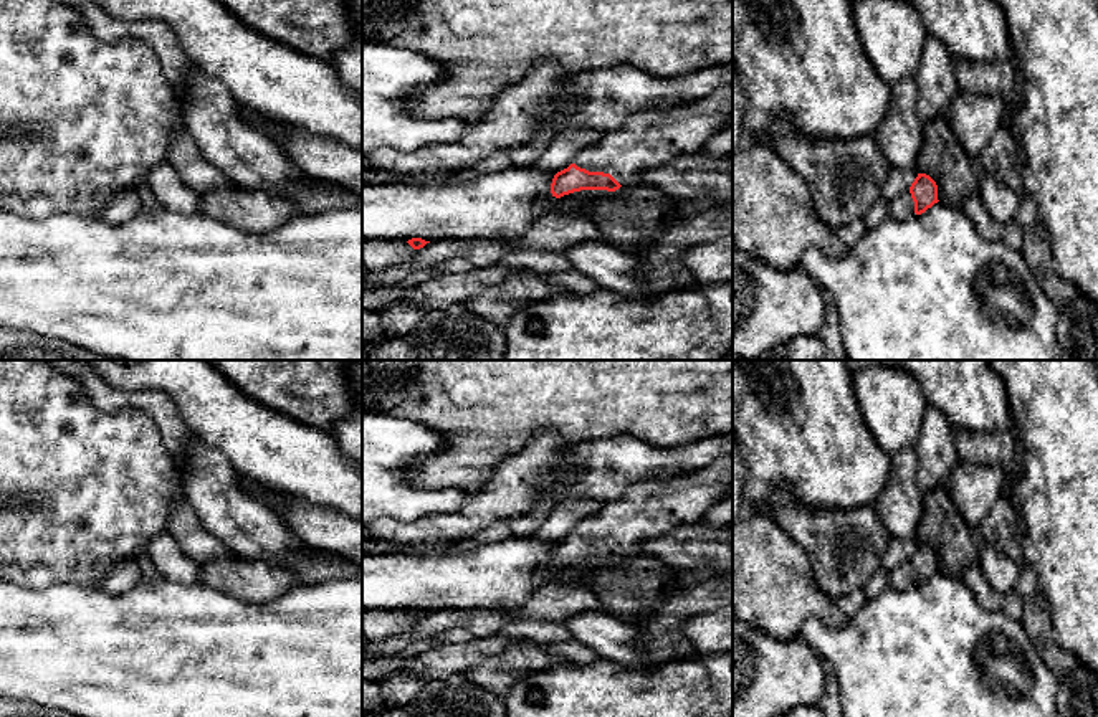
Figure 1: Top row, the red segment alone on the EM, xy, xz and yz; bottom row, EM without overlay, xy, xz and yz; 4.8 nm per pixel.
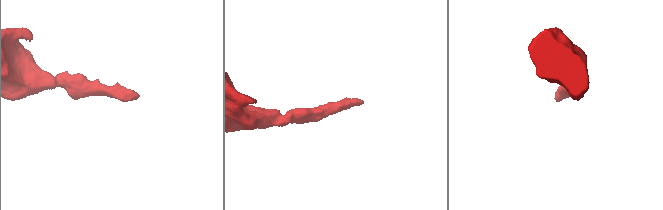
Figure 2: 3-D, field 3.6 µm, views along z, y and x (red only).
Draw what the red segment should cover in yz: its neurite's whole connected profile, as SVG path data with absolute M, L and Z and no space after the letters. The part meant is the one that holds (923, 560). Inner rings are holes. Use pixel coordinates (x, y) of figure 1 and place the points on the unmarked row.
M918 544L906 562L888 572L888 583L890 588L905 591L924 583L938 572L936 552L926 544Z

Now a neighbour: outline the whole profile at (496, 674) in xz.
M518 639L463 674L471 682L504 699L521 677L566 664L572 662L549 654L544 644Z

